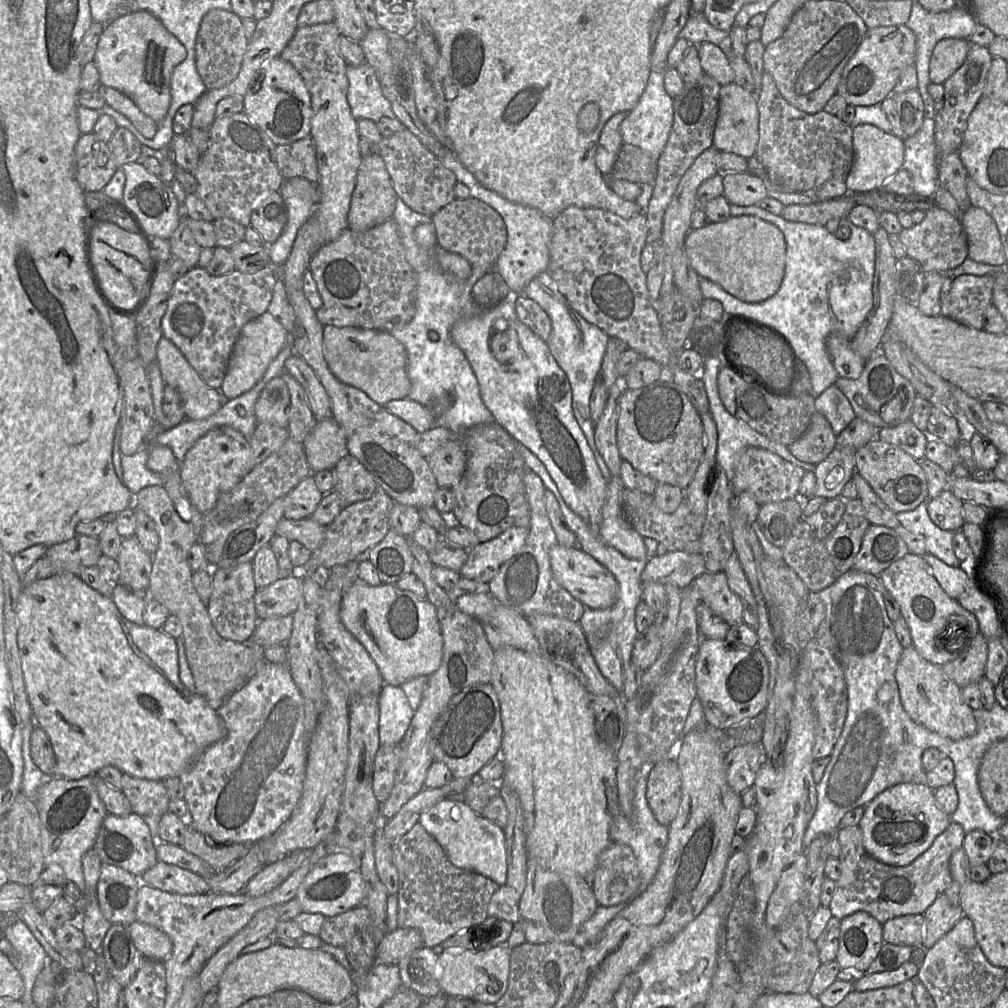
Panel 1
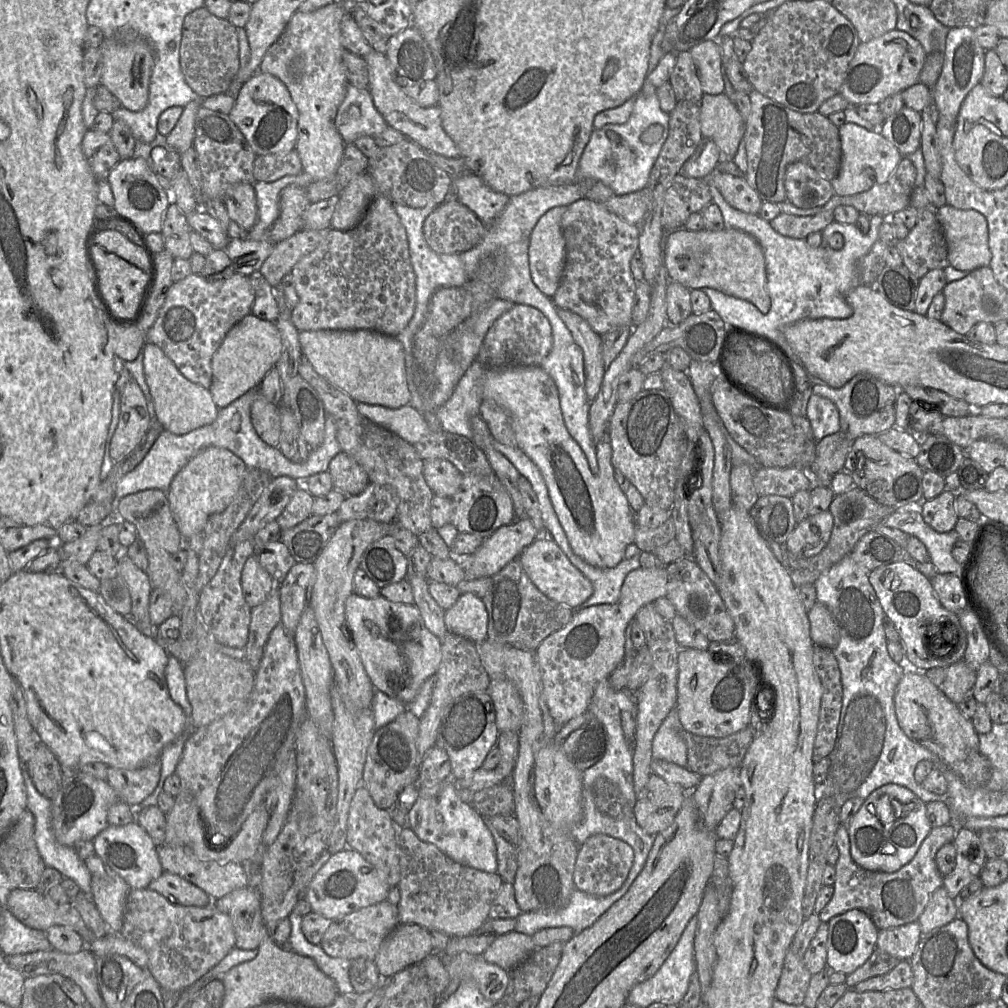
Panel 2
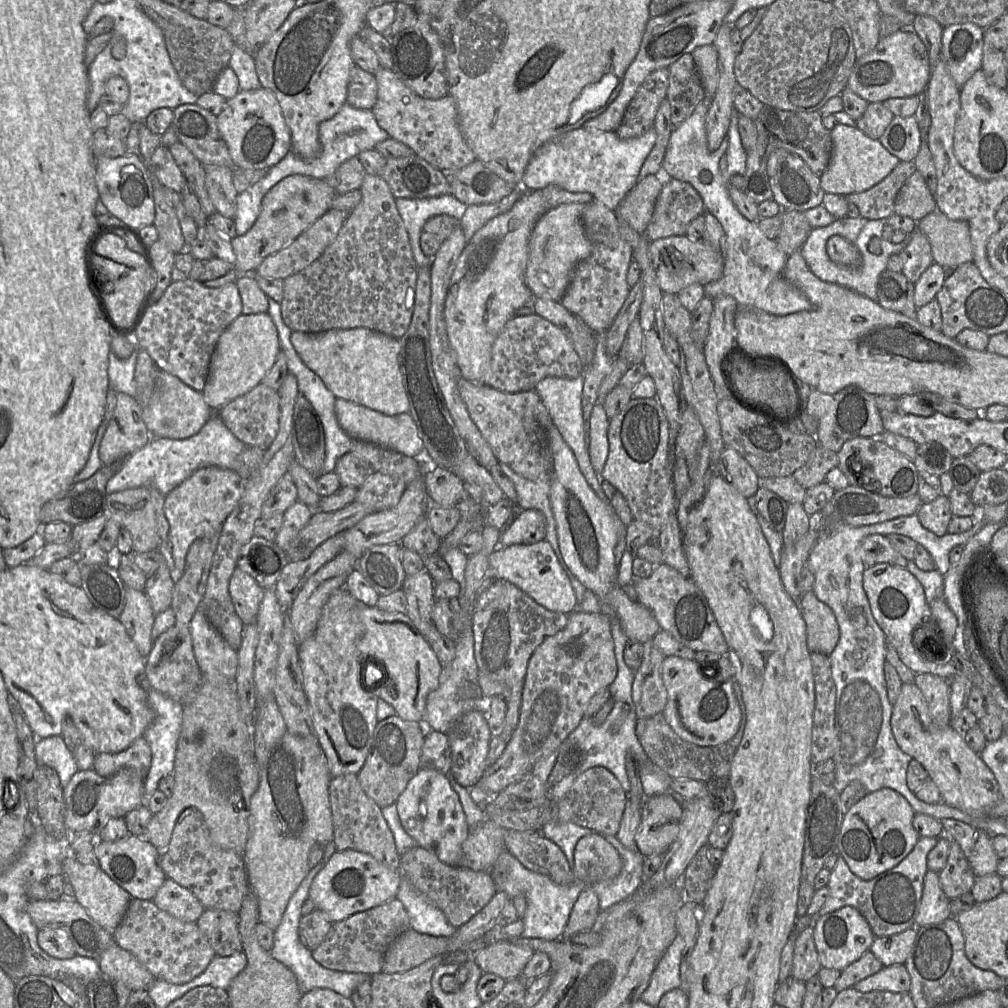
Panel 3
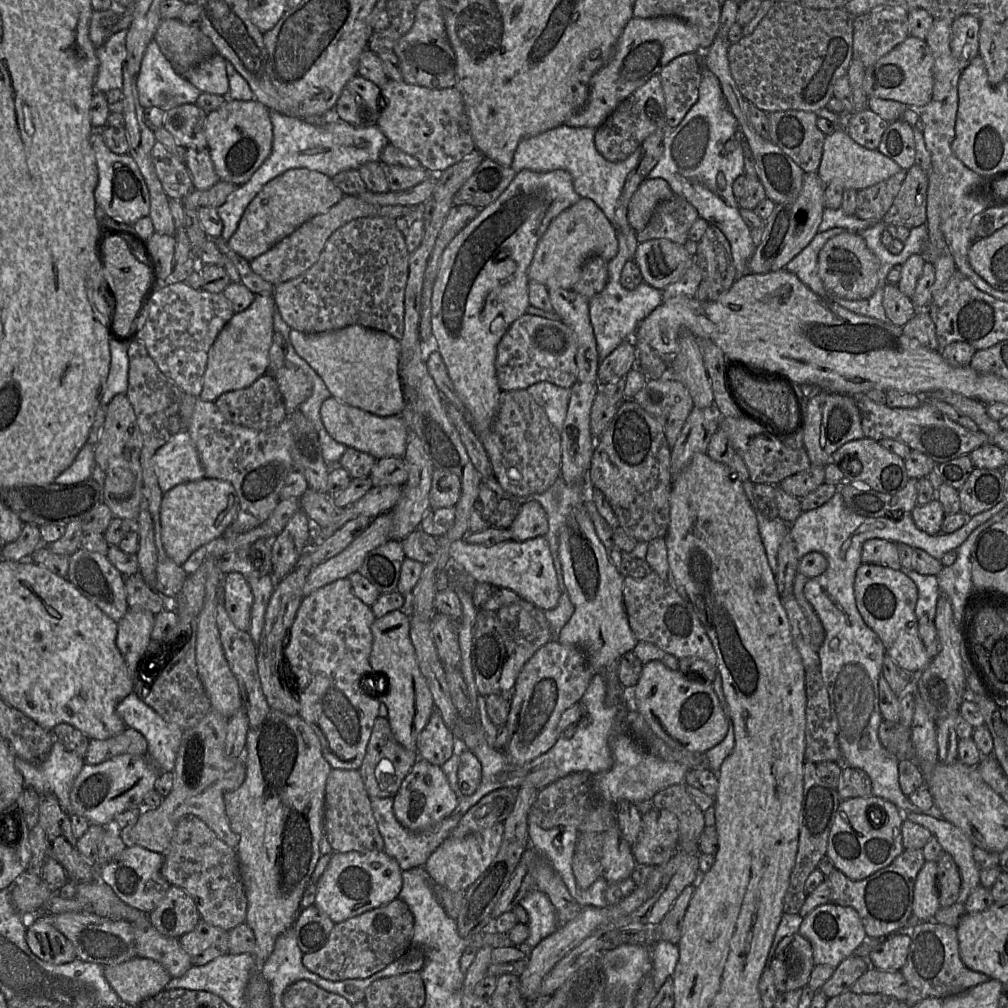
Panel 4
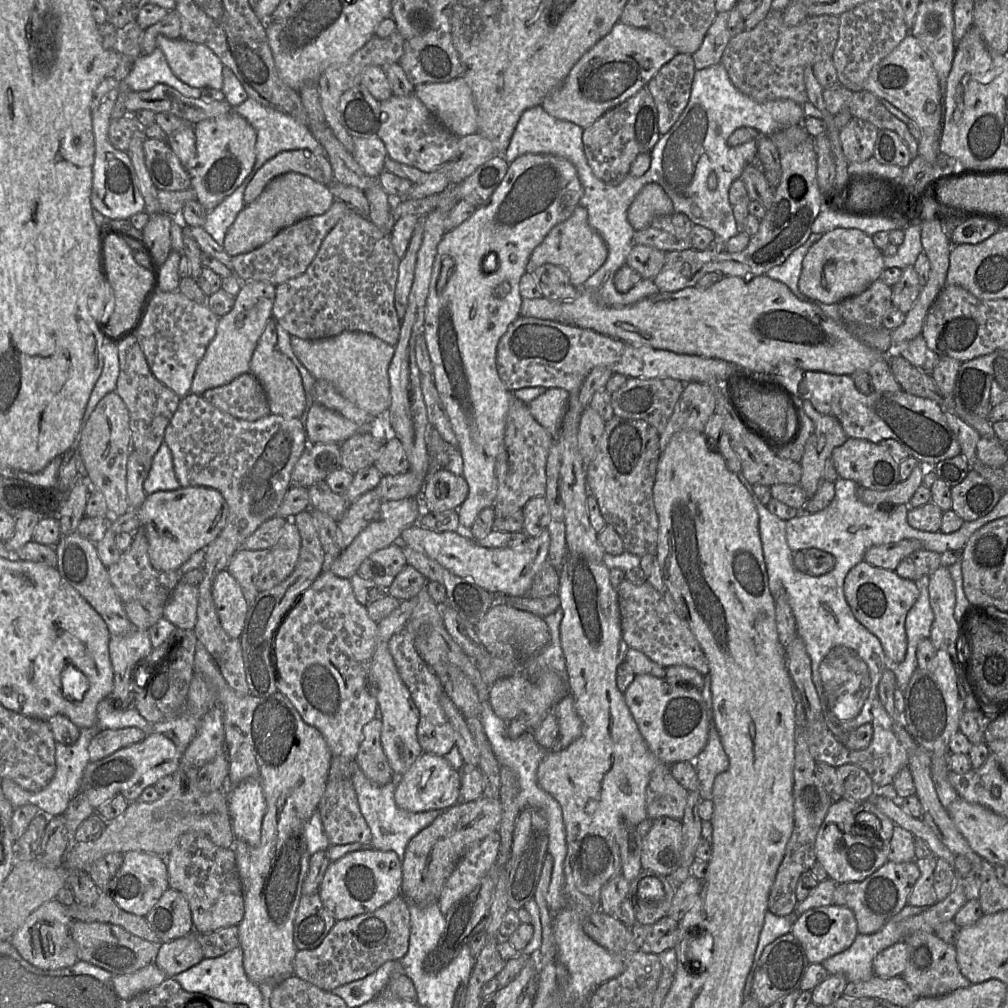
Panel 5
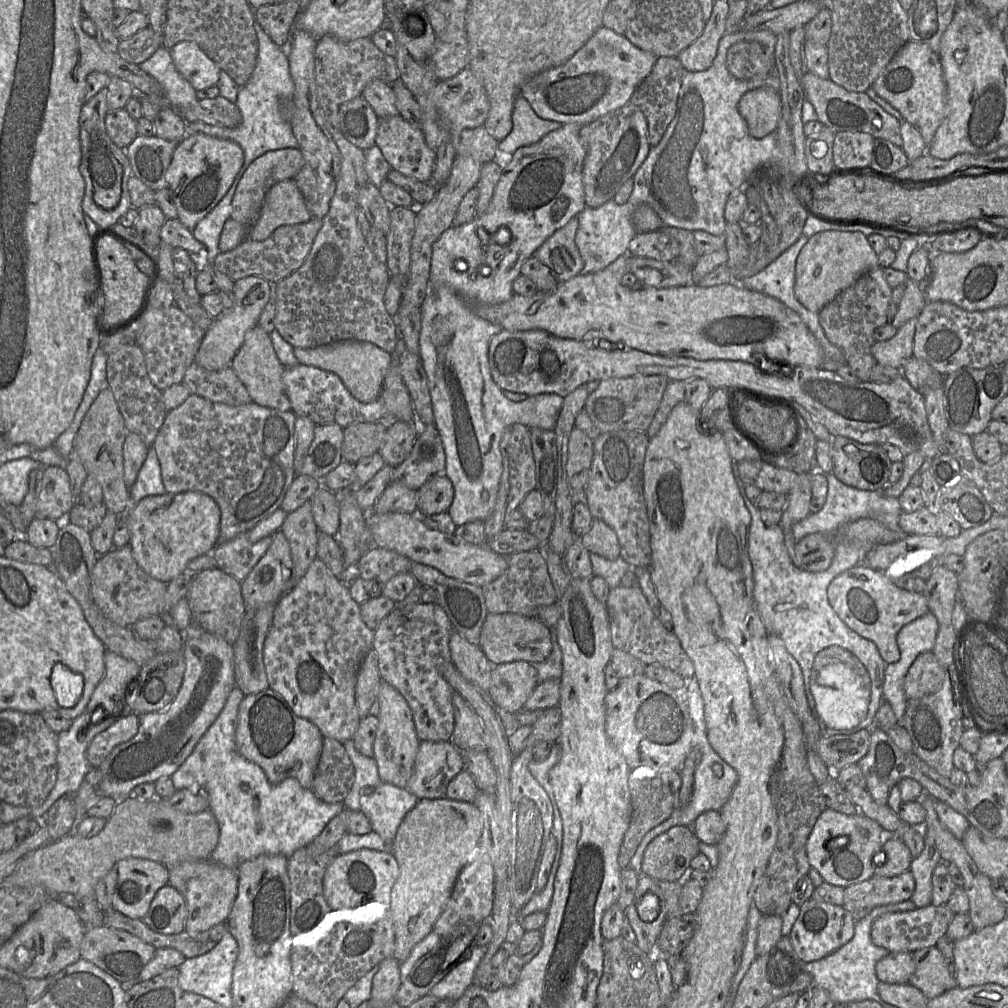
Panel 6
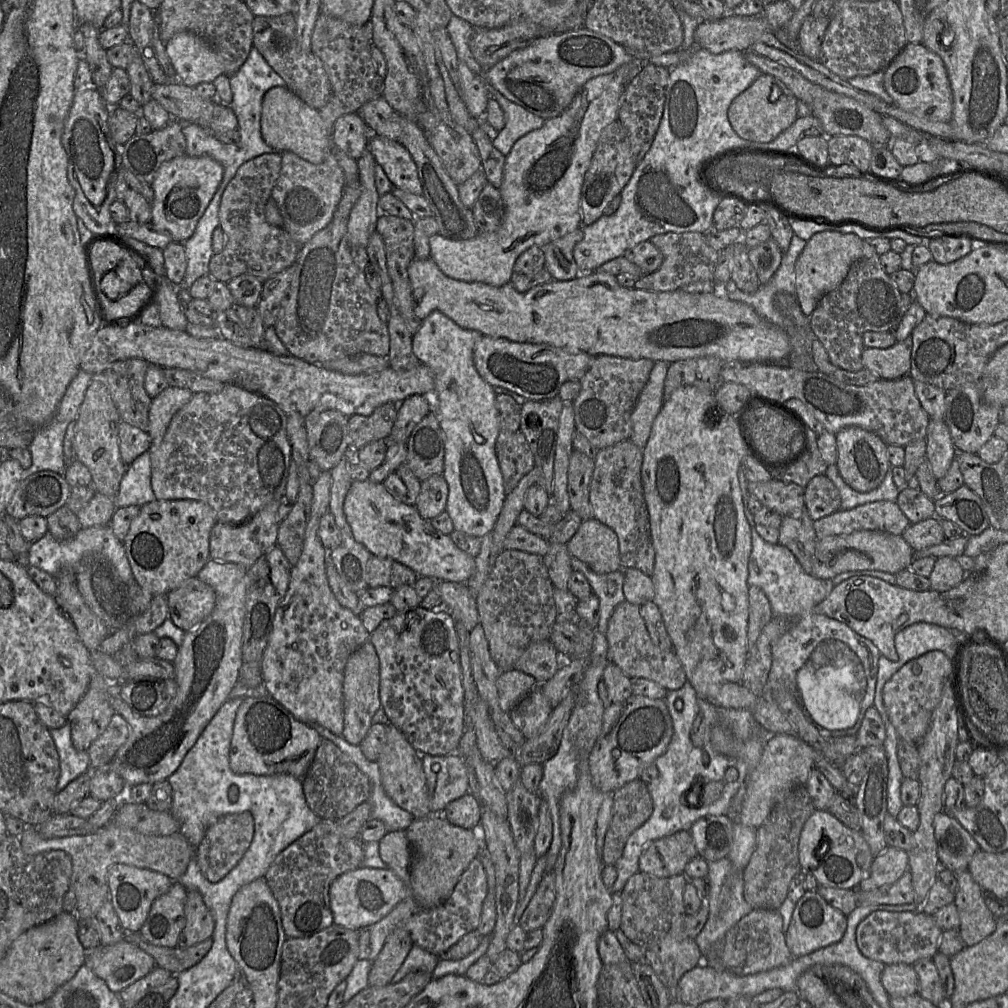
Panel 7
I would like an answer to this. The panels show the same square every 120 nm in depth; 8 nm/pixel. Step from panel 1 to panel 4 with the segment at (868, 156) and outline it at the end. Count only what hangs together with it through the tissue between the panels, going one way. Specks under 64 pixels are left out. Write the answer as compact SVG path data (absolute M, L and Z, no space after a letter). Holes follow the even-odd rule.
M837 128L827 135L823 144L823 153L818 167L818 175L824 185L837 183L844 189L861 190L899 172L902 168L878 149L867 149L855 142L844 128Z

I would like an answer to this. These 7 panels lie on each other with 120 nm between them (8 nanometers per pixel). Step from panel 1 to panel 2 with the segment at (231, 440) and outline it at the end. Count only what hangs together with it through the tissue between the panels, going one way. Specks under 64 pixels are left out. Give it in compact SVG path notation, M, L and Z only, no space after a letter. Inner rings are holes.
M208 447L197 453L173 478L167 498L185 543L196 533L201 533L212 515L222 512L236 496L247 473L245 463L231 451Z

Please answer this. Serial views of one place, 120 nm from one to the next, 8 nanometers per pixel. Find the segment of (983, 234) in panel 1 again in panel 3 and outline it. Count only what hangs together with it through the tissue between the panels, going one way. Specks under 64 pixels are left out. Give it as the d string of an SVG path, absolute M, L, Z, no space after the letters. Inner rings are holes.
M936 209L918 221L917 228L930 242L934 263L942 265L945 269L955 269L963 263L973 262L973 246L967 221L951 220Z

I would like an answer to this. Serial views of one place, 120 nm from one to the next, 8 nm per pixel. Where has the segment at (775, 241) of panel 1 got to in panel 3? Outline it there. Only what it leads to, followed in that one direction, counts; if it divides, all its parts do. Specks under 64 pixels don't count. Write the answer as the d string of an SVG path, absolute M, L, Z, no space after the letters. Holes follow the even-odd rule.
M687 235L659 238L650 242L649 252L663 293L677 294L692 284L704 286L723 276L722 252L712 248L702 239L693 240Z

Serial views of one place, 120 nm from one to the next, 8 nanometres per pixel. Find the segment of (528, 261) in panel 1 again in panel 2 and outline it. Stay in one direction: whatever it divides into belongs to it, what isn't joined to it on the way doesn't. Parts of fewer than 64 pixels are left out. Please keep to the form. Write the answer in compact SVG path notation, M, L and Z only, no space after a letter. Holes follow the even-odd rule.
M471 172L453 179L453 186L456 199L474 212L487 227L493 225L510 199L506 194L493 190Z

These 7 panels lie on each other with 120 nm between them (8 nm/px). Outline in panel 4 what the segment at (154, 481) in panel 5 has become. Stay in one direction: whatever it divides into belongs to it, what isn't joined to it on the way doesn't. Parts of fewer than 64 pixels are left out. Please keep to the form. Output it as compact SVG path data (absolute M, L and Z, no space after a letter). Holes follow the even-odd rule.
M187 430L177 432L166 444L160 447L153 456L153 463L158 484L163 493L179 484L205 477L198 451Z

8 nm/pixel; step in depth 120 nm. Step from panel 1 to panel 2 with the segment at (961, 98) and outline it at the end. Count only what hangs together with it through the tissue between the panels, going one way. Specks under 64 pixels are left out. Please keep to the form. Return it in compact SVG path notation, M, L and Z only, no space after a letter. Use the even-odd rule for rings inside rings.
M952 27L946 37L944 64L941 75L932 87L933 101L938 110L938 119L943 117L956 126L961 105L970 90L981 82L985 70L986 50L977 41L973 28Z

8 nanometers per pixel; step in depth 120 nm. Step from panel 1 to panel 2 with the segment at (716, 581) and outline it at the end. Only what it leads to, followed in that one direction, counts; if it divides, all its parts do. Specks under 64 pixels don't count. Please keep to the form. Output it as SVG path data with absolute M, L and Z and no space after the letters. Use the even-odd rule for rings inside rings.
M686 557L666 566L668 573L668 584L666 598L675 607L677 615L683 617L692 624L696 630L702 633L710 642L727 641L735 637L735 624L729 615L725 603L718 591L718 588L699 567L694 558Z

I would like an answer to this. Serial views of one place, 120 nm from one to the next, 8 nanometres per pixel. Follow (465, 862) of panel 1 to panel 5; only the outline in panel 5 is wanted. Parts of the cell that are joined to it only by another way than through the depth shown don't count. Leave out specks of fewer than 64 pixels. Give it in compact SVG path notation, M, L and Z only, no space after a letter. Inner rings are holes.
M422 753L410 769L396 780L396 805L412 813L430 810L447 810L458 804L460 770L455 770L445 757Z

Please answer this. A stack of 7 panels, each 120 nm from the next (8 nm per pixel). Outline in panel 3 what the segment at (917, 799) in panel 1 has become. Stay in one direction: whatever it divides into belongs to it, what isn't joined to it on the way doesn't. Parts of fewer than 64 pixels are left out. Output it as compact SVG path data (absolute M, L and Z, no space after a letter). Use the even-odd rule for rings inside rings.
M891 788L868 793L844 815L837 856L842 857L853 874L862 880L870 880L898 865L914 848L920 836L912 825L916 813L907 799Z

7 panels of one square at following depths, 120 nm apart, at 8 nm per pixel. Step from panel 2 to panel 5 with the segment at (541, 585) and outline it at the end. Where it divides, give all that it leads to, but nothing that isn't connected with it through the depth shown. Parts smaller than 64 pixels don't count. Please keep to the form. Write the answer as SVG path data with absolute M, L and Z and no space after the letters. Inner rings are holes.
M413 524L400 535L399 543L422 552L456 576L470 579L490 594L525 597L541 567L547 562L550 535L546 529L523 545L513 548L485 548L467 532L435 532Z

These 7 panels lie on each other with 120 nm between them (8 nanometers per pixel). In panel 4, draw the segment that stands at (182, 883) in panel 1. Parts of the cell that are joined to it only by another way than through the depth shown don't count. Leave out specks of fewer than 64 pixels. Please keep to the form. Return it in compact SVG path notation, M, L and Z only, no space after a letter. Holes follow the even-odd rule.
M170 885L148 918L159 933L177 939L192 931L201 920L193 898L184 889L174 885Z

